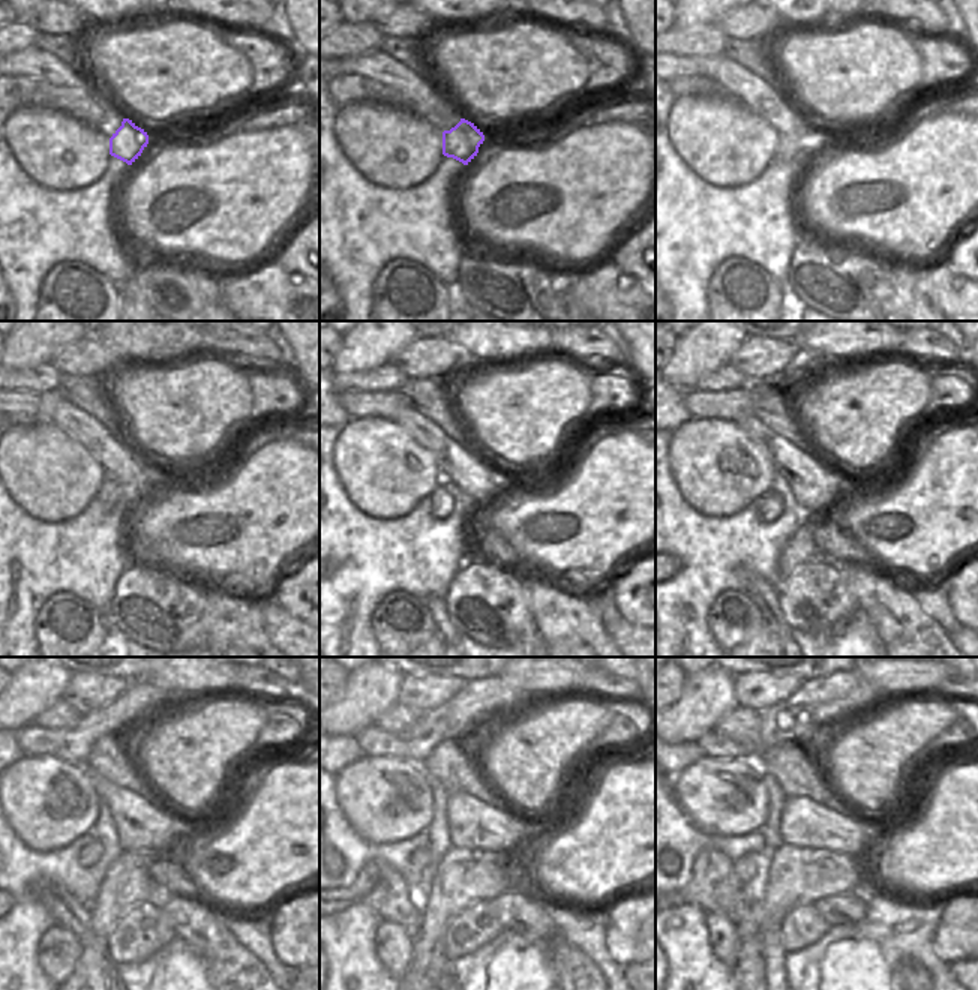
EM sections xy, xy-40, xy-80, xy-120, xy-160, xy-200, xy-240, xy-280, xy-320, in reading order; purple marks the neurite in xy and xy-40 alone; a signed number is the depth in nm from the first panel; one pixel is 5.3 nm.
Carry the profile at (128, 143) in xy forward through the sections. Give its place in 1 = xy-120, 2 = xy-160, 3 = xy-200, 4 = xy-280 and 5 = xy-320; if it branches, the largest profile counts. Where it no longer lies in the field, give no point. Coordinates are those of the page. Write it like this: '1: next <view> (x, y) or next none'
1: next xy-120 (108, 492)
2: next xy-160 (440, 500)
3: next xy-200 (773, 506)
4: next xy-280 (420, 857)
5: next xy-320 (750, 870)

